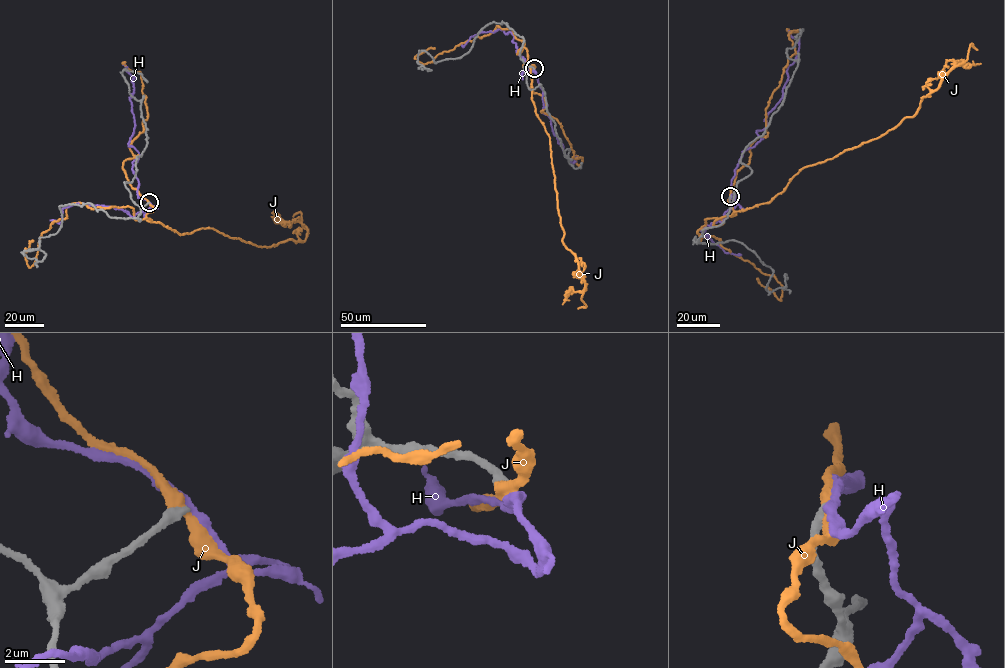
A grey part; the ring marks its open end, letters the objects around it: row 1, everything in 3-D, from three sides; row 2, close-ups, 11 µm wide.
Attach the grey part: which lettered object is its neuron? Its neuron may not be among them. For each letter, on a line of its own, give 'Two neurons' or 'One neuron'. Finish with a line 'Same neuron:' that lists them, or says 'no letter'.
H: Two neurons
J: Two neurons
Same neuron: no letter

